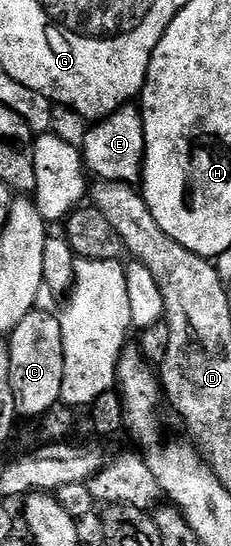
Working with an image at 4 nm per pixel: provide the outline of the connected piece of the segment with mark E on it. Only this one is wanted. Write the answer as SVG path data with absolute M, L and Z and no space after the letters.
M127 105L106 118L97 120L94 127L80 142L85 170L95 180L103 183L126 183L134 185L142 178L142 167L146 163L146 138L142 112L137 106Z

